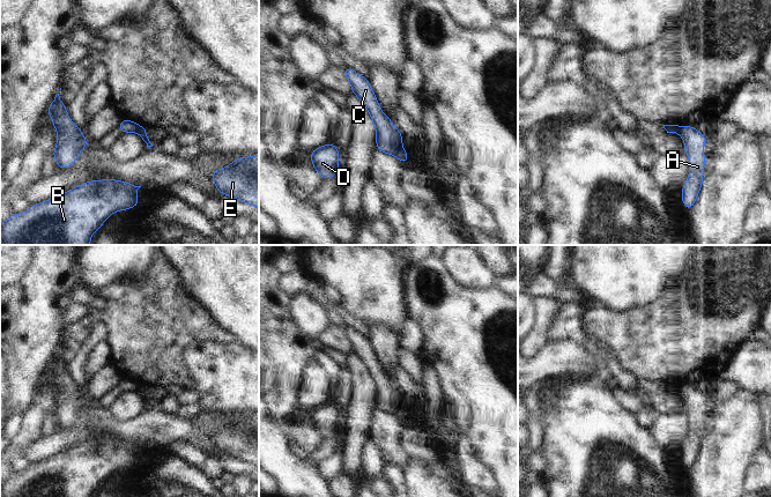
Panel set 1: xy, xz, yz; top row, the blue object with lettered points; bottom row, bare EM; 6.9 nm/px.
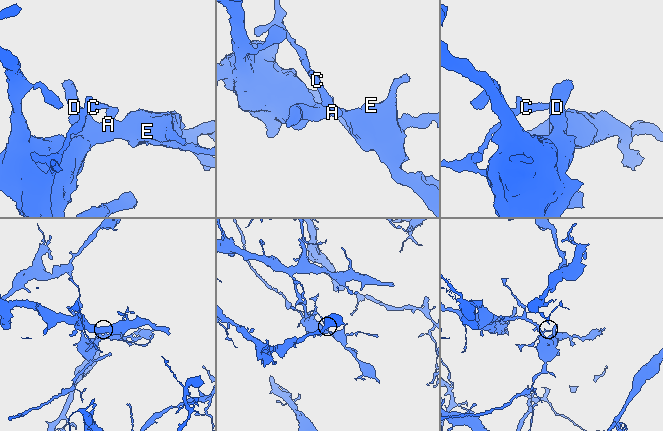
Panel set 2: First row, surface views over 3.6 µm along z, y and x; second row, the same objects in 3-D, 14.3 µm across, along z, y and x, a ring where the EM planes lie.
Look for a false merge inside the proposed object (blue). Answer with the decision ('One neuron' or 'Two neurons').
Two neurons.

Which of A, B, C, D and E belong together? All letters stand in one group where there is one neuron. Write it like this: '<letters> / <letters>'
A B D E / C

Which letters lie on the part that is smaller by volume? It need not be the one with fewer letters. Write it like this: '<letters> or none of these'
C

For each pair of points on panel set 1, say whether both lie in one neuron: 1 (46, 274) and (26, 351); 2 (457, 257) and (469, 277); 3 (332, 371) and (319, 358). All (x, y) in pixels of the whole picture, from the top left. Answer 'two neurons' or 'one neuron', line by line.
1: one neuron
2: one neuron
3: one neuron

